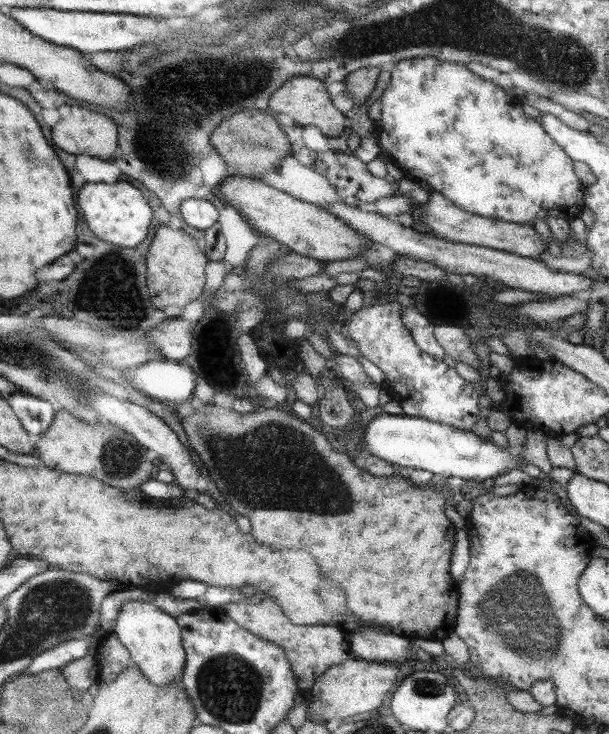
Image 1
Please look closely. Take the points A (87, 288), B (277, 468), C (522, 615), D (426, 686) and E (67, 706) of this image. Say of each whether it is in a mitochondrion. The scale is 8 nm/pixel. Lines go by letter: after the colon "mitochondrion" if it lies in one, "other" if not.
A: mitochondrion
B: mitochondrion
C: mitochondrion
D: mitochondrion
E: other

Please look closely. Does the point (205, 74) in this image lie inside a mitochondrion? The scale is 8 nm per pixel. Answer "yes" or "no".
no

